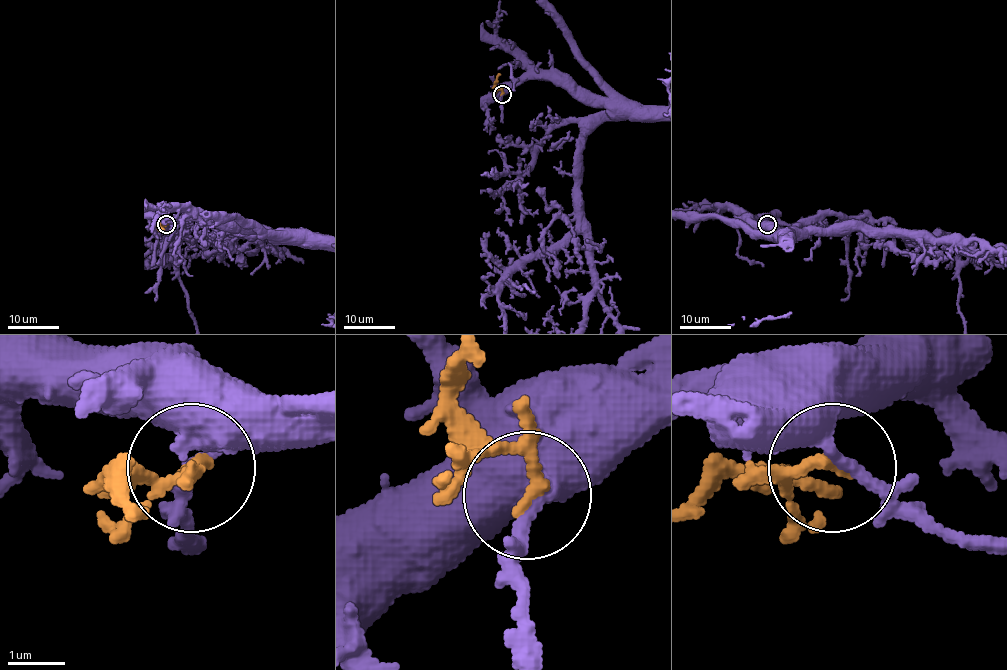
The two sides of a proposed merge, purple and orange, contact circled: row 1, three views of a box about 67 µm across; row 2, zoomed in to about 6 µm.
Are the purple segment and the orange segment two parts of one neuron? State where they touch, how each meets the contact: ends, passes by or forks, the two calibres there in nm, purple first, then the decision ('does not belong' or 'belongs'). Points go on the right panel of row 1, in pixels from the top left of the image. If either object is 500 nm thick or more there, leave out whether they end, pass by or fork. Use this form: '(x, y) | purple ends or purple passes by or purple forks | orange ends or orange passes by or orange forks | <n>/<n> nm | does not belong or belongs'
(767, 224) | purple passes by | orange passes by | 240/170 nm | belongs

